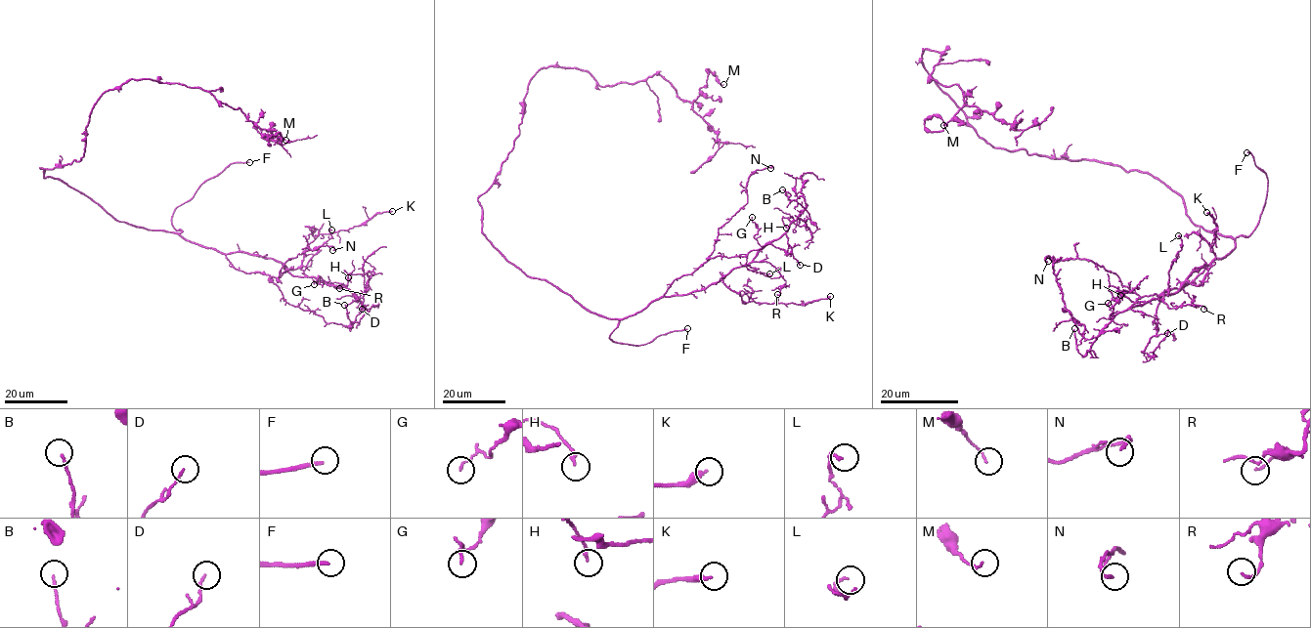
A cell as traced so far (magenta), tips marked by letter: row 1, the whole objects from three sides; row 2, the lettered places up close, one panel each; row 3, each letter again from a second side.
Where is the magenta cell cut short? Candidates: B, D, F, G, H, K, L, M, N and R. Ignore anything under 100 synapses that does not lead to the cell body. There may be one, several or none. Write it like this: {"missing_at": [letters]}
{"missing_at": ["F"]}

